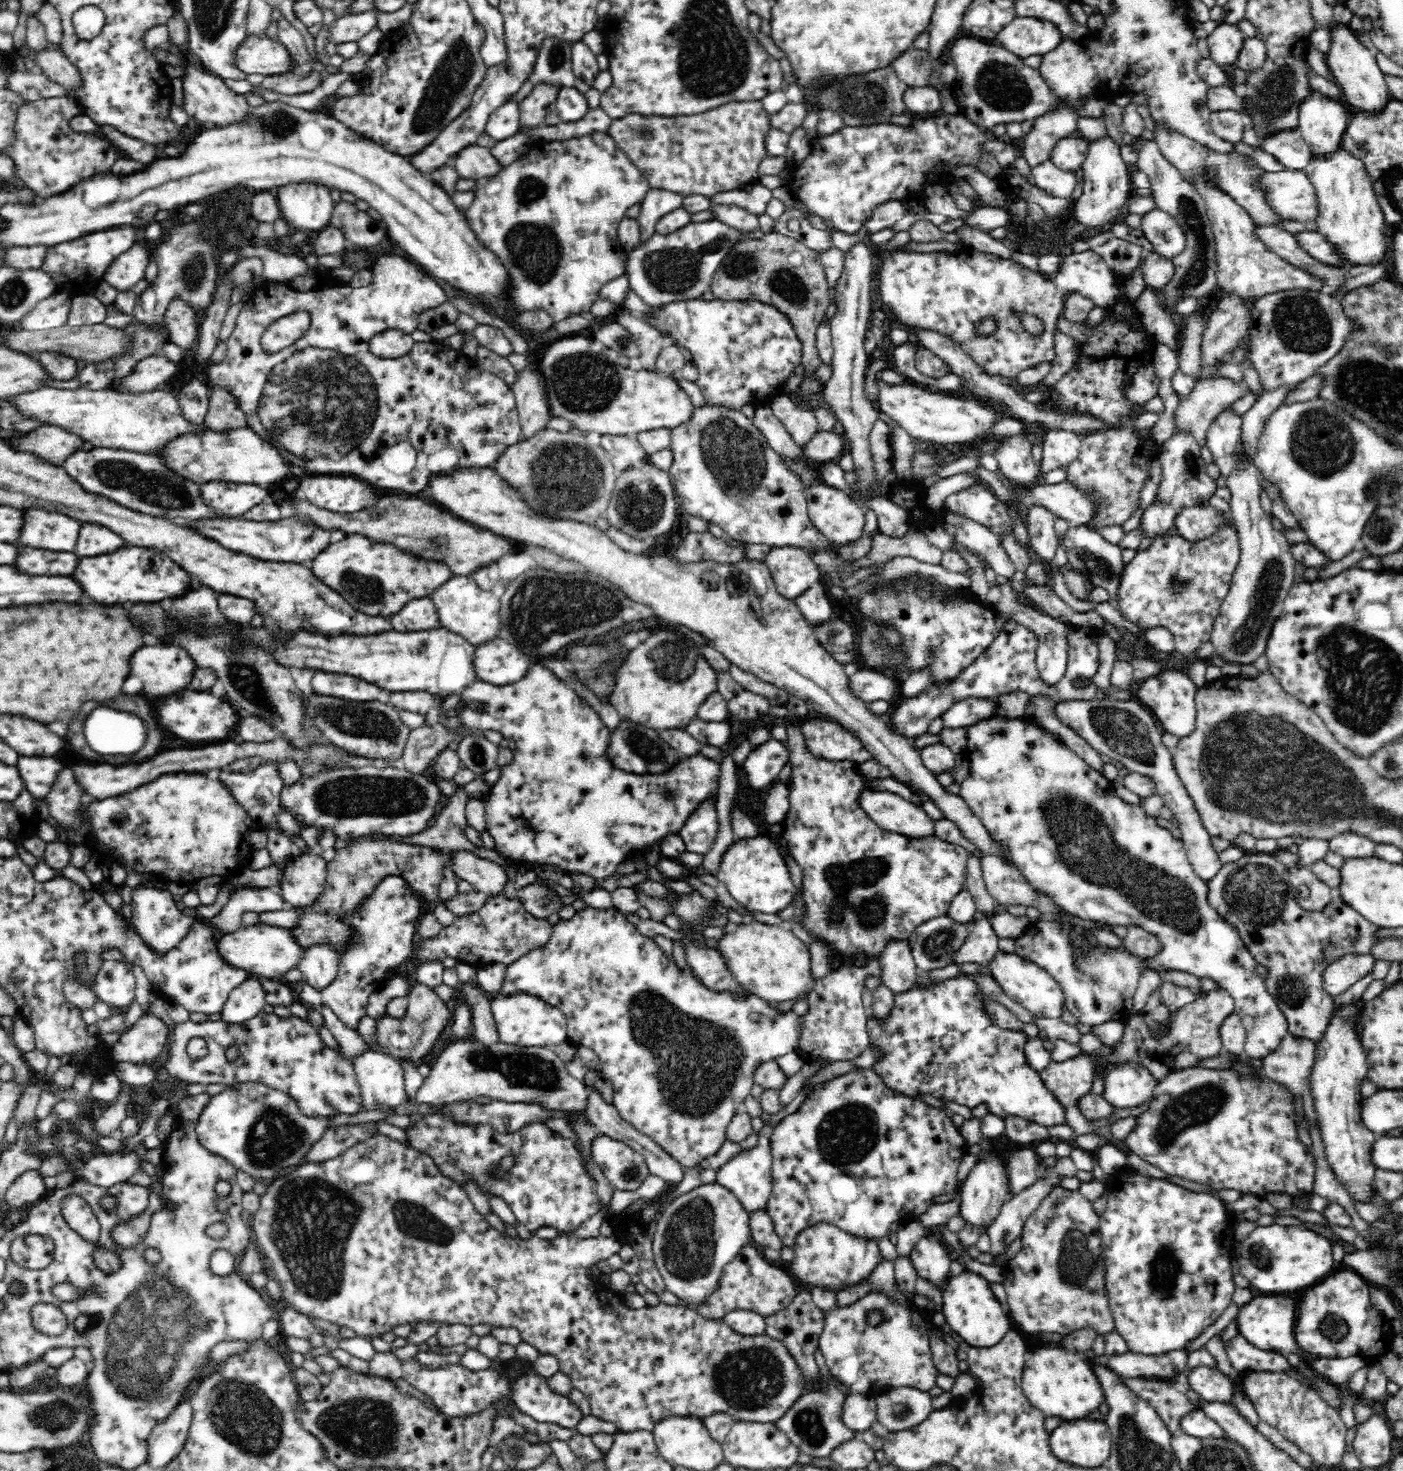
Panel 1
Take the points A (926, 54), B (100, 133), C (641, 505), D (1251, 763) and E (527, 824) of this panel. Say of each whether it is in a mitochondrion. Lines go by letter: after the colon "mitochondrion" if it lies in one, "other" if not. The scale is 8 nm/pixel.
A: other
B: other
C: mitochondrion
D: mitochondrion
E: other

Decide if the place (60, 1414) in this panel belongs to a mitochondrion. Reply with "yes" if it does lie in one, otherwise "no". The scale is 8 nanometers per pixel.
yes

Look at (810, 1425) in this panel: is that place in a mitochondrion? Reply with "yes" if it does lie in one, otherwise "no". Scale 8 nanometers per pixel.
yes

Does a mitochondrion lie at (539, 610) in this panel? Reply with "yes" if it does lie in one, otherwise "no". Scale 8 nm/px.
yes

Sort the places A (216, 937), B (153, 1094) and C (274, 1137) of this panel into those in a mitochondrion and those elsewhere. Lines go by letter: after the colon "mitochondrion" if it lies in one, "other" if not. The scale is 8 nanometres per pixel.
A: other
B: other
C: mitochondrion

